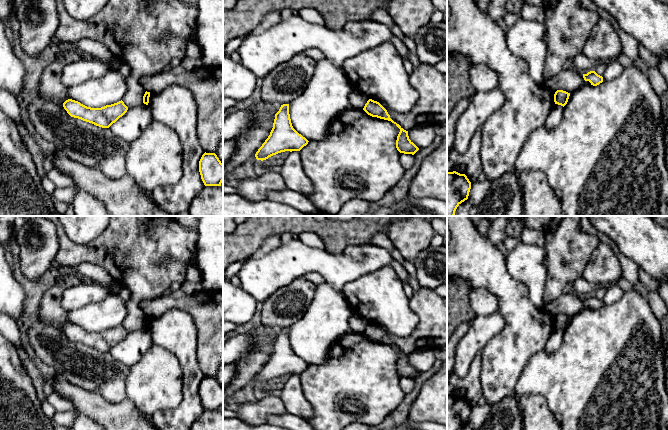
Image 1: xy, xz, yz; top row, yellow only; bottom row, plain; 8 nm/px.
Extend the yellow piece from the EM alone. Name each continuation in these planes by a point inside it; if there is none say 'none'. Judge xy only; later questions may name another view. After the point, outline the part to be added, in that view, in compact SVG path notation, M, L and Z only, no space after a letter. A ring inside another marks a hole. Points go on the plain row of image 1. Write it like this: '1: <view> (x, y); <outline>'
none

